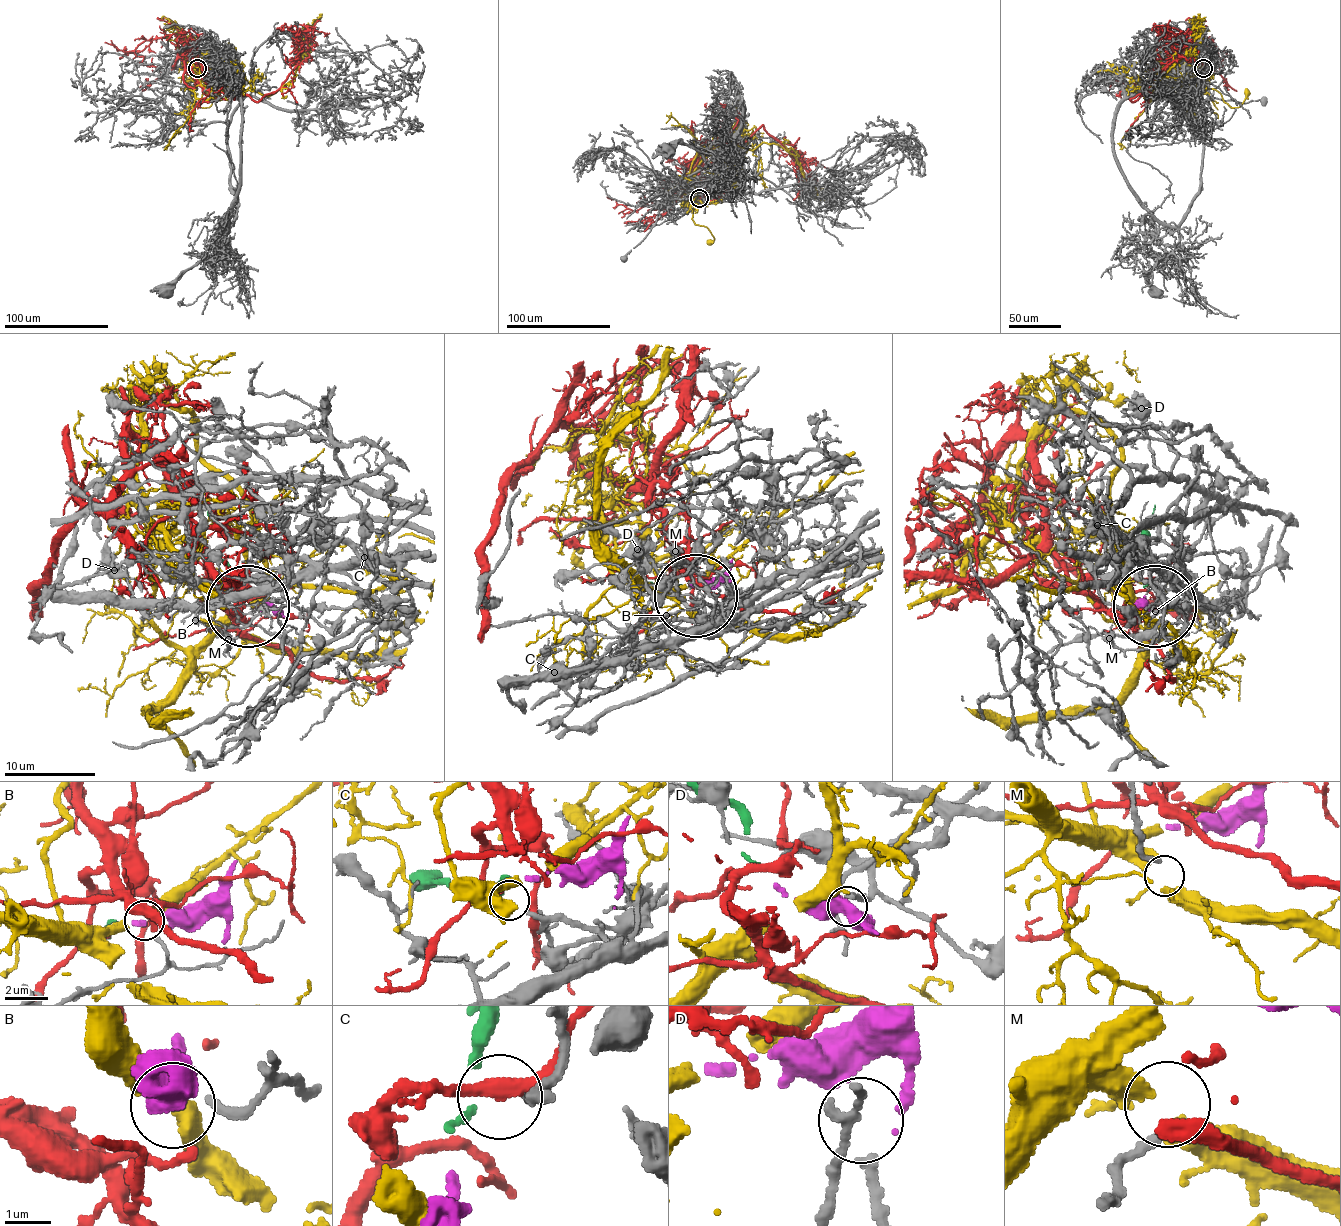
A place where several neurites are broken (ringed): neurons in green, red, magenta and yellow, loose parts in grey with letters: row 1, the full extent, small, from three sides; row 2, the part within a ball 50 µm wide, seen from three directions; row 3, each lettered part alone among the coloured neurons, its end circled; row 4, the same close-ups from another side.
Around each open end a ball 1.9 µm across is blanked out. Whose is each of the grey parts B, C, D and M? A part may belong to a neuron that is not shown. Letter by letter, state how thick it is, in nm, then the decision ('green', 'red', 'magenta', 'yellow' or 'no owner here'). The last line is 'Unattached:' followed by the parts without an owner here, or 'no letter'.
B: calibre 160 nm; yellow
C: calibre 200 nm; green
D: calibre 160 nm; magenta
M: calibre 200 nm; no owner here
Unattached: M

